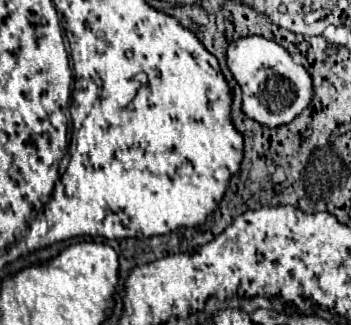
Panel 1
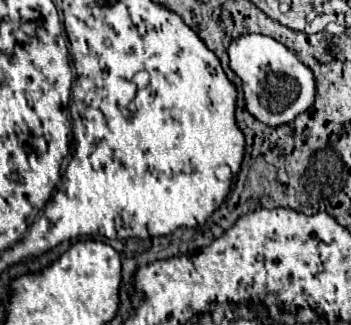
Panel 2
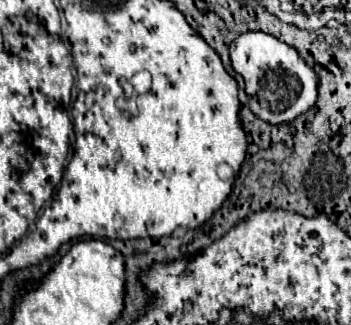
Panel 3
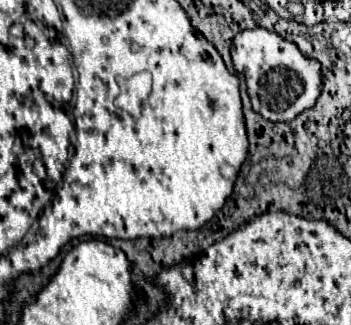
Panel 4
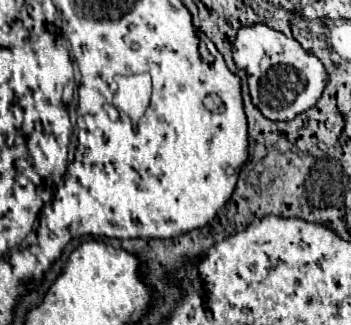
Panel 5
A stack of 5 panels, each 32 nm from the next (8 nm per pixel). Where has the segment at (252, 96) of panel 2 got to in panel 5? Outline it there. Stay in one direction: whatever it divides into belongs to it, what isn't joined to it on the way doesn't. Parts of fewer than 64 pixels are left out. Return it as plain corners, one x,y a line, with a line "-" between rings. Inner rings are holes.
262,22
242,26
238,30
238,38
234,42
232,52
236,66
242,68
248,76
252,102
270,120
292,120
294,116
306,112
318,102
326,88
328,74
320,58
304,50
294,38
284,36
282,32

